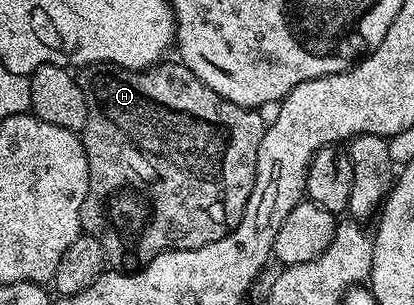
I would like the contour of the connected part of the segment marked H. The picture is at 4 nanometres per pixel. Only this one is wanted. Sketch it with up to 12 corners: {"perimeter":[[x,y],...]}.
{"perimeter":[[89,65],[83,234],[140,270],[240,224],[265,125]]}

